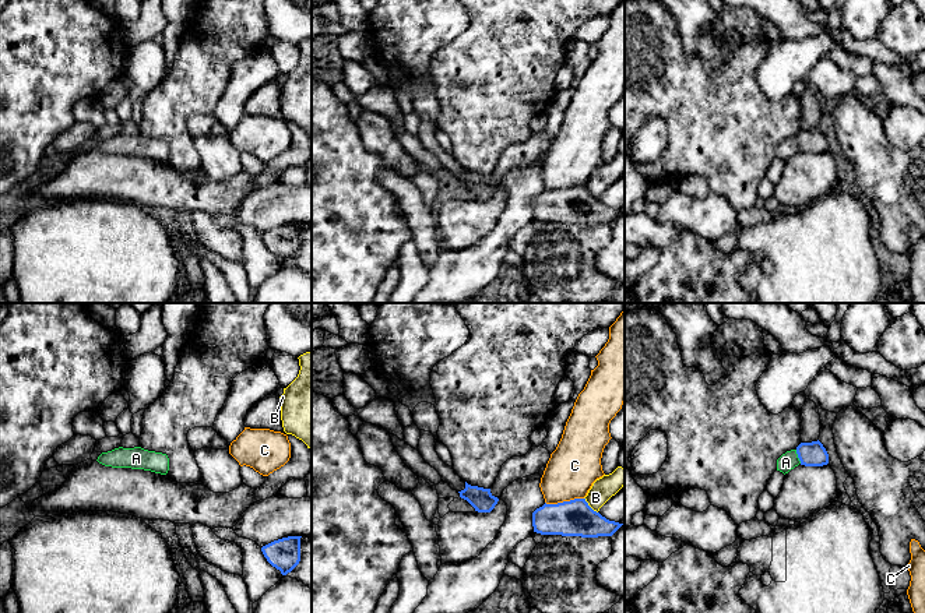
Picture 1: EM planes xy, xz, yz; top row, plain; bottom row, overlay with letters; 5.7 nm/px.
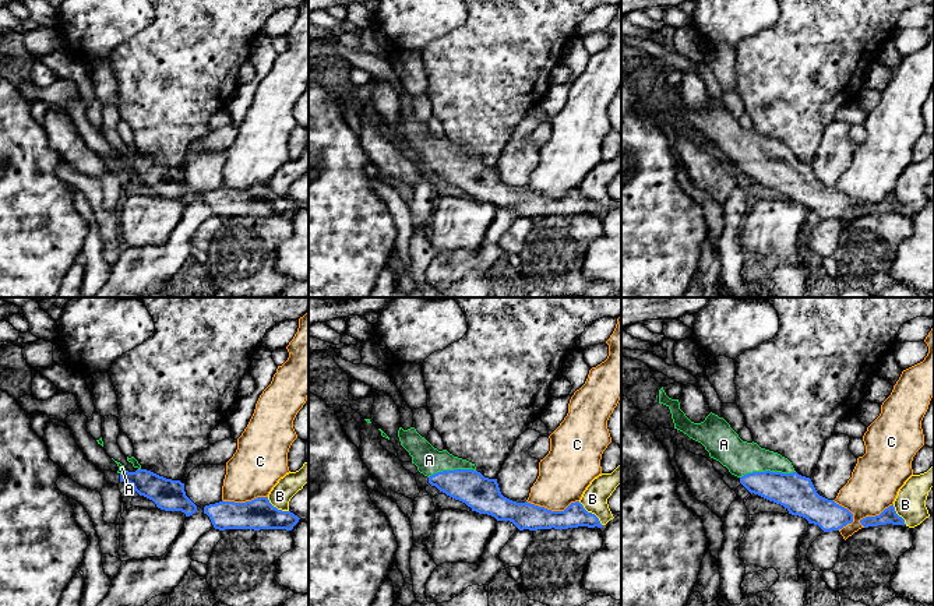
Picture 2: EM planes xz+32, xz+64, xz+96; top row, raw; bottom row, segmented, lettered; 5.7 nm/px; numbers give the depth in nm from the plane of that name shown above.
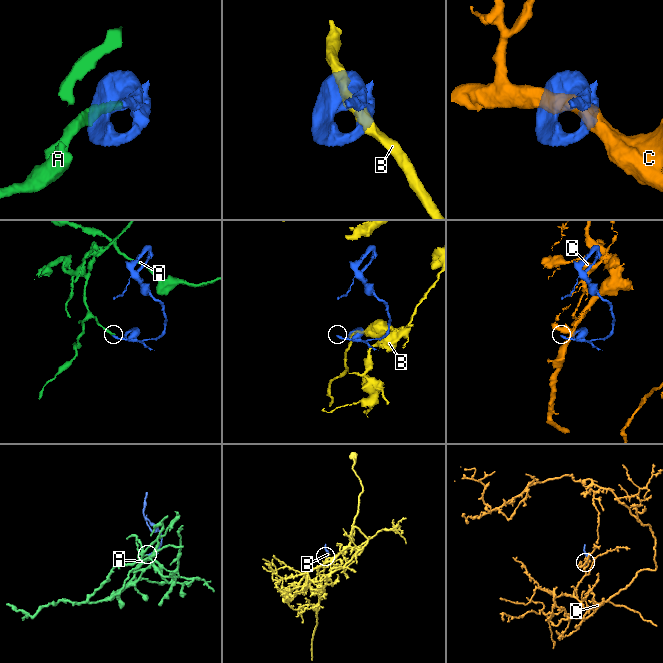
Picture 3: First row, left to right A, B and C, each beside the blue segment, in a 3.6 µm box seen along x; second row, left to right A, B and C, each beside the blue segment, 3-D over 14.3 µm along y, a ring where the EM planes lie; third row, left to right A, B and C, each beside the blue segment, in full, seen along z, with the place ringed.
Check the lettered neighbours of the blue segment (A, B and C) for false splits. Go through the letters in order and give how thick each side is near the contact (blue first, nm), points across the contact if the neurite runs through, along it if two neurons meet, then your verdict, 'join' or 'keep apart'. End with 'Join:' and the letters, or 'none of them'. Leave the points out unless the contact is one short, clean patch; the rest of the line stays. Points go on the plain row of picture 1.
A: 140/100 nm | across yz (811, 141), (798, 144), (785, 150) | join
B: 200/140 nm | keep apart
C: 200/300 nm | keep apart
Join: A

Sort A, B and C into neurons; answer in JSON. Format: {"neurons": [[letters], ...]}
{"neurons": [["A"], ["B"], ["C"]]}

